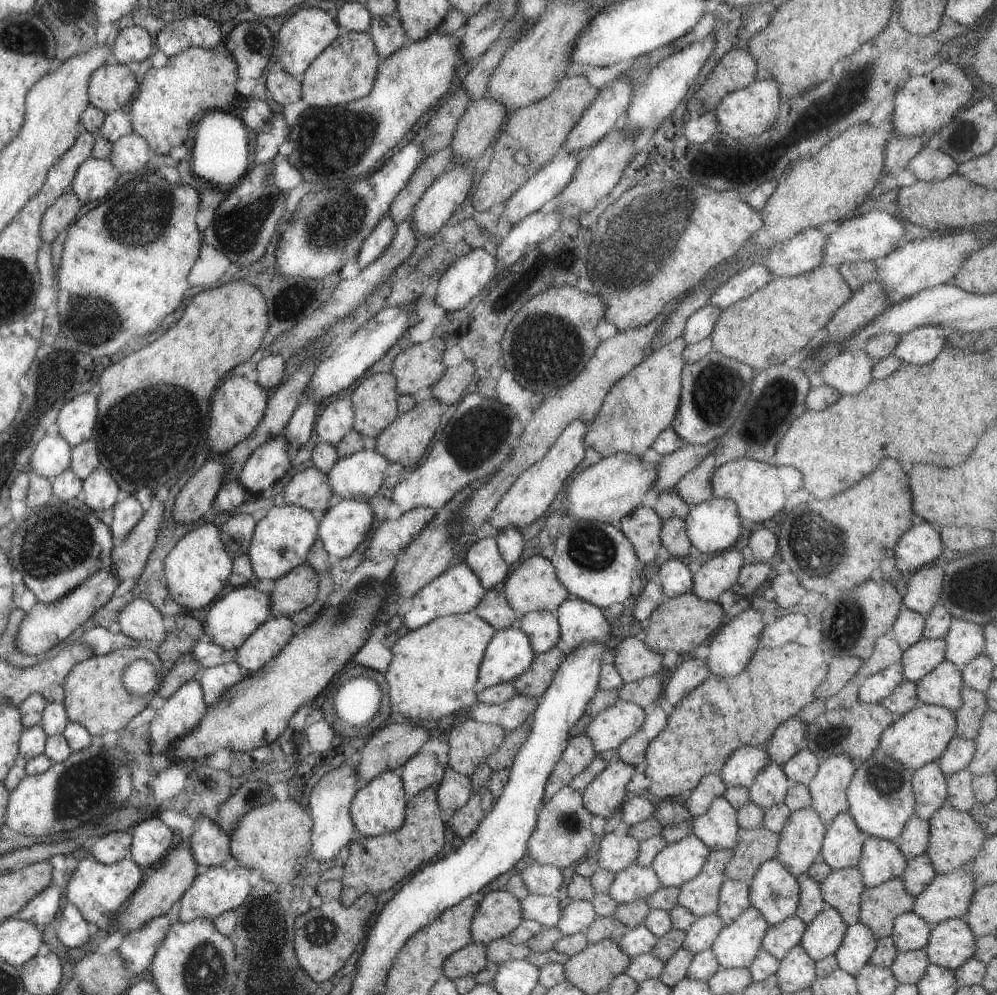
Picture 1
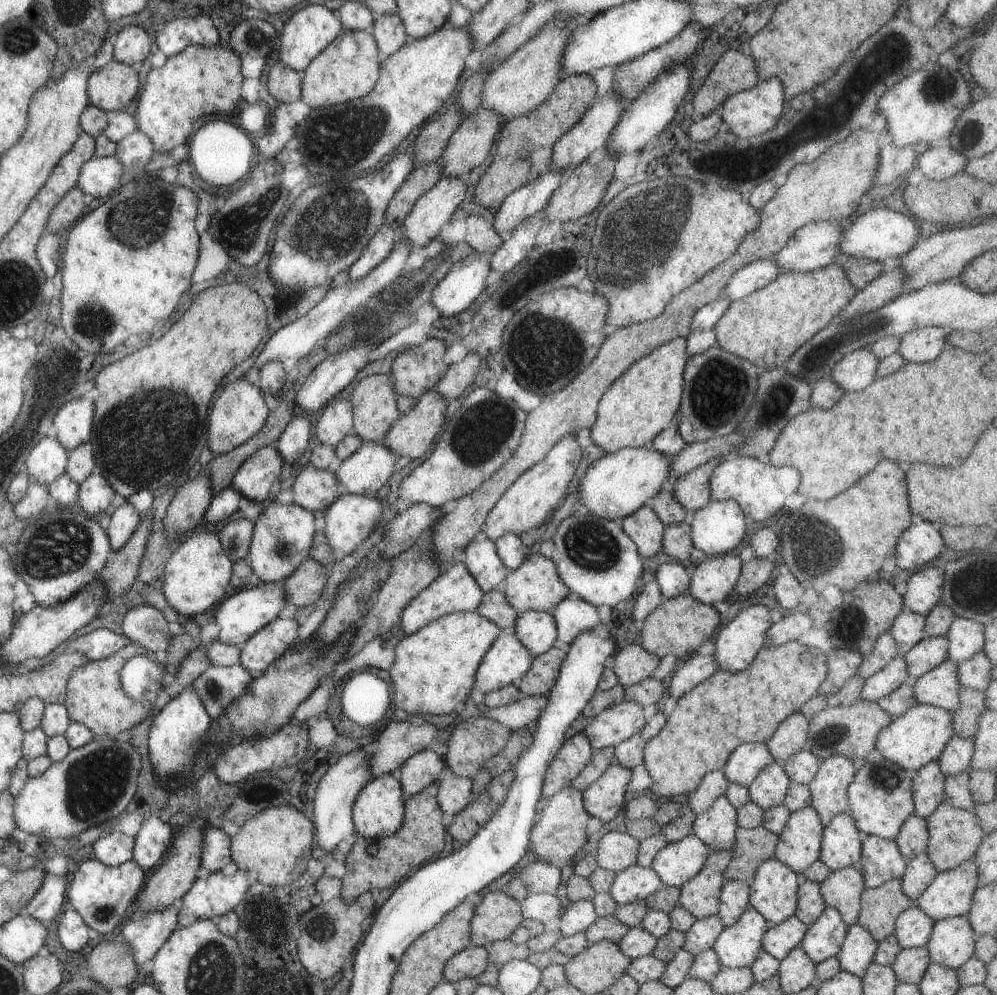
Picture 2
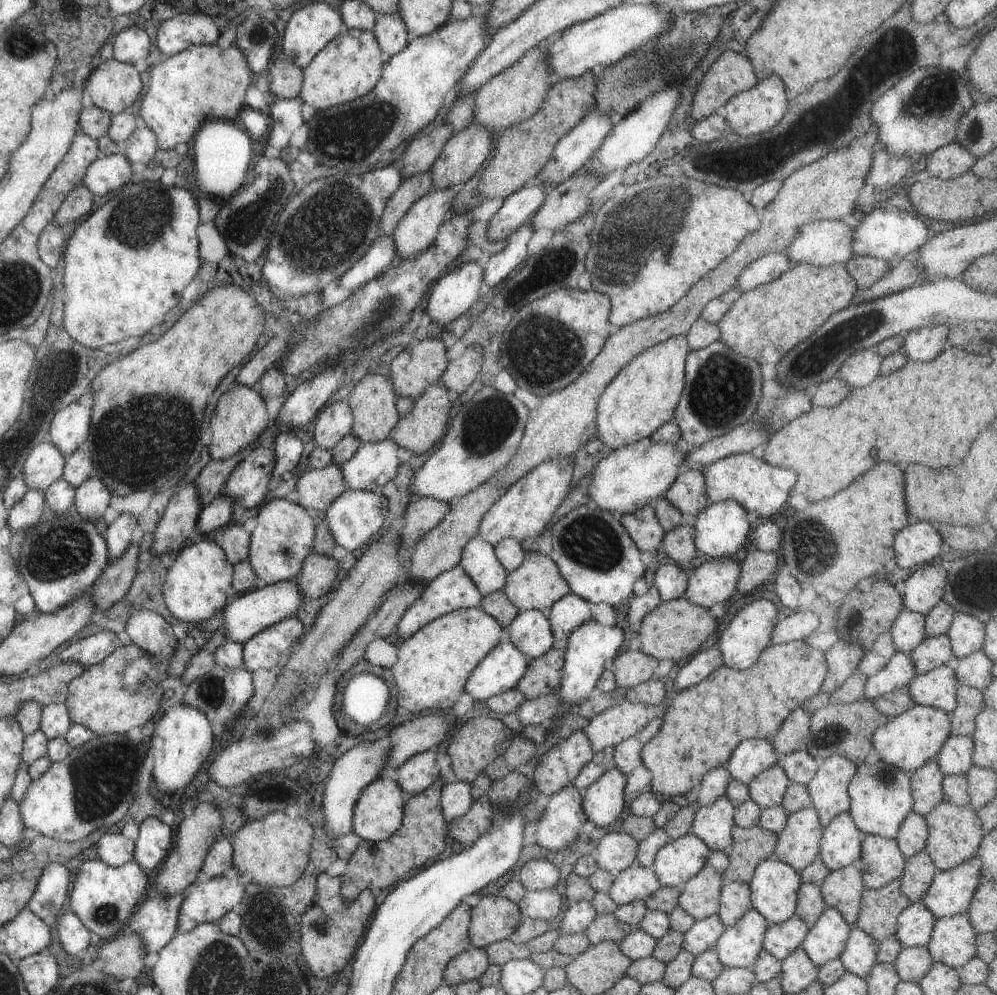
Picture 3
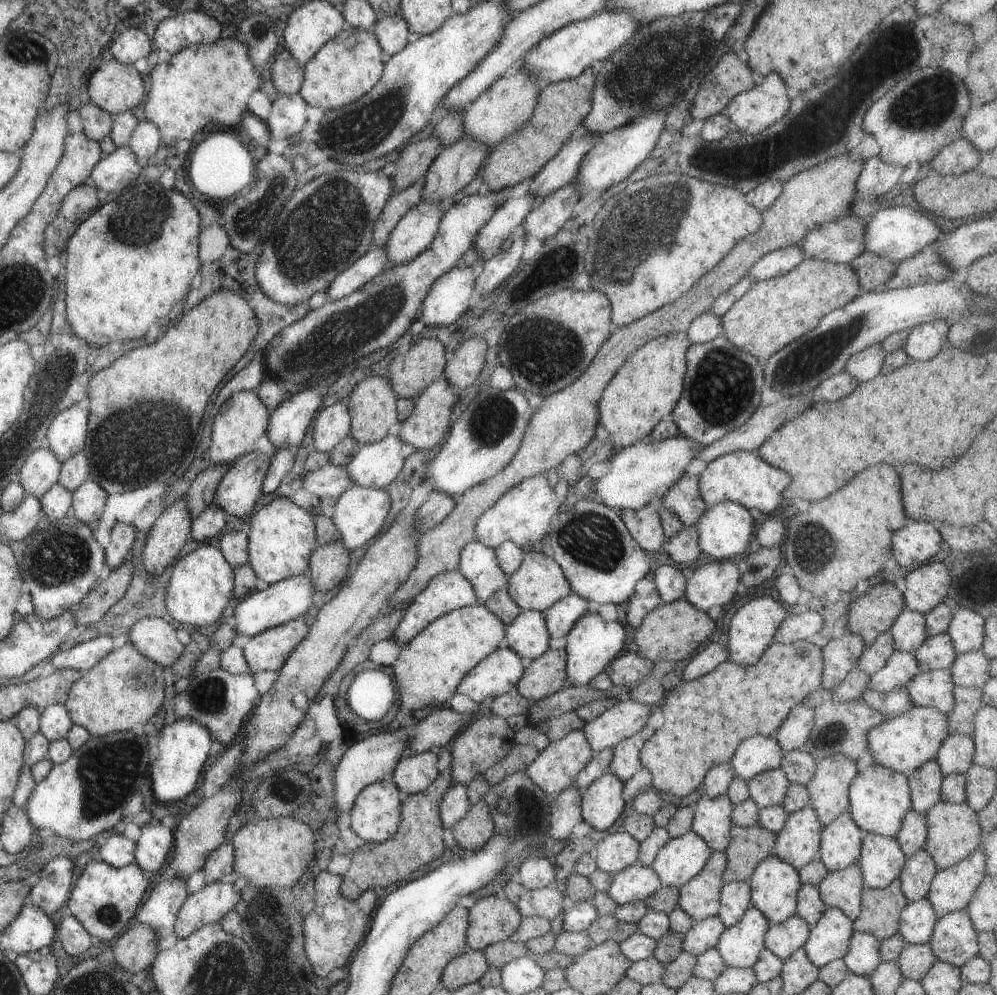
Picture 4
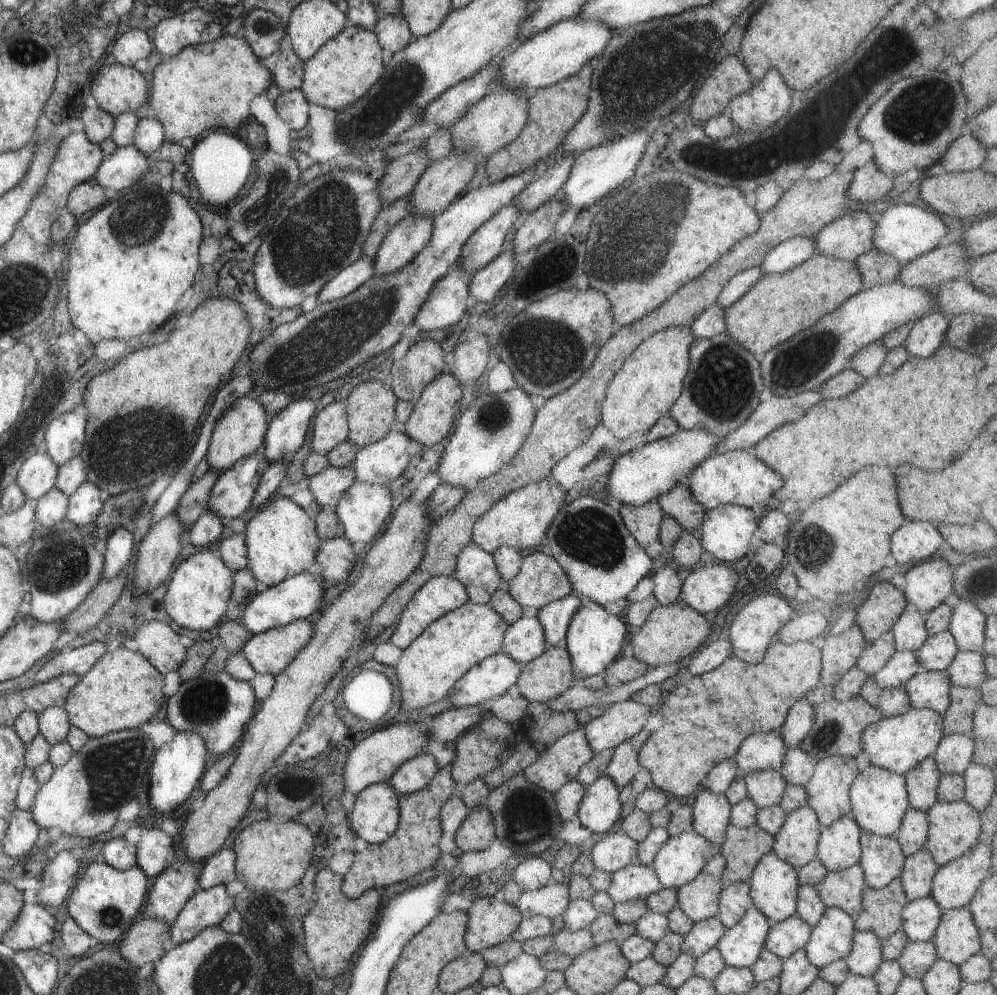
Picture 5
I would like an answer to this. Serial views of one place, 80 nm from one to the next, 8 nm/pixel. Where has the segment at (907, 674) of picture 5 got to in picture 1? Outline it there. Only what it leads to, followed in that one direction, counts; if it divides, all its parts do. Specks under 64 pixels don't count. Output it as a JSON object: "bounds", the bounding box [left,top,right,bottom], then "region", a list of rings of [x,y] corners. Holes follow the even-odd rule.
{"bounds":[857,662,904,703],"region":[[[895,662],[865,679],[859,679],[857,690],[859,703],[879,703],[886,698],[904,679],[901,674],[900,662]]]}

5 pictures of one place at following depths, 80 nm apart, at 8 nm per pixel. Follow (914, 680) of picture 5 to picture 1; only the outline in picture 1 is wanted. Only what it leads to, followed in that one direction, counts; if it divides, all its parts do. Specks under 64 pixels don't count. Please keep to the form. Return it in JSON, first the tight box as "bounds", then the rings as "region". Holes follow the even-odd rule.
{"bounds":[916,660,961,712],"region":[[[943,660],[916,683],[916,698],[919,704],[941,706],[954,712],[961,705],[961,690],[961,672]]]}

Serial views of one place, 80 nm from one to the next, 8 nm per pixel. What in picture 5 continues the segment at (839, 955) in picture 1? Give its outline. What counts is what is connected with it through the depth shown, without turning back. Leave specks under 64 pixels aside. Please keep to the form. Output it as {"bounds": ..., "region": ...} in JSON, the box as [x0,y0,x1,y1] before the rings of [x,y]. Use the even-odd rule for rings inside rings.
{"bounds":[843,931,883,977],"region":[[[854,931],[851,948],[843,959],[851,975],[871,977],[883,959],[880,938],[871,931]]]}

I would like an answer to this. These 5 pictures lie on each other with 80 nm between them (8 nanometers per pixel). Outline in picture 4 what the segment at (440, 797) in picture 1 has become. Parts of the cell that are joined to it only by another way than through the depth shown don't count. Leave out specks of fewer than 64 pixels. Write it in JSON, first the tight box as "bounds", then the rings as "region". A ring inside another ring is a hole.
{"bounds":[439,783,469,828],"region":[[[452,783],[439,802],[439,817],[444,828],[451,828],[457,820],[460,820],[469,810],[469,800],[467,800],[467,785],[462,783]]]}

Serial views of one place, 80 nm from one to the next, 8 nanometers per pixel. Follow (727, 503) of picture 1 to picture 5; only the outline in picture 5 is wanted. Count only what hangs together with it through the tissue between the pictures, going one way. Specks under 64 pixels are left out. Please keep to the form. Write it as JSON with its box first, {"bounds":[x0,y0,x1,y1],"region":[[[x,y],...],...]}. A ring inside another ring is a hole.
{"bounds":[698,504,757,562],"region":[[[720,504],[705,511],[703,520],[698,526],[702,550],[709,552],[719,562],[733,562],[745,554],[749,554],[756,544],[757,523],[750,508],[739,505]]]}

